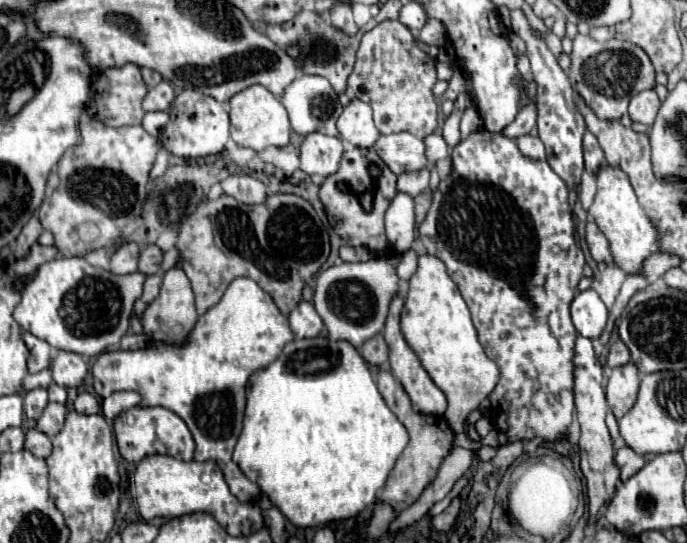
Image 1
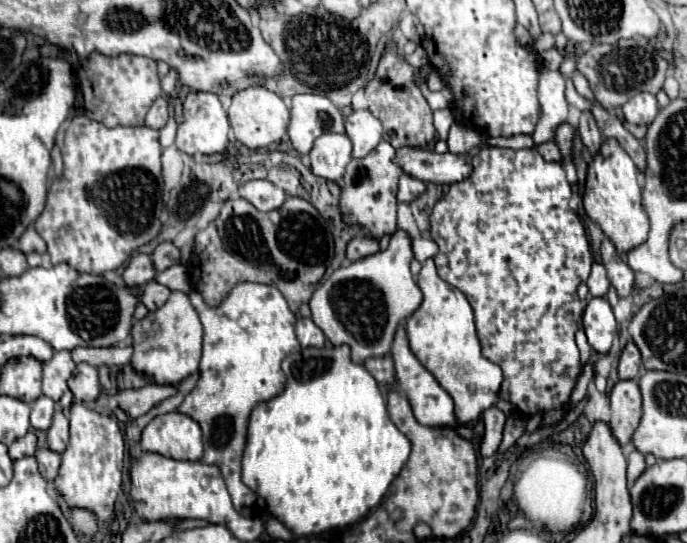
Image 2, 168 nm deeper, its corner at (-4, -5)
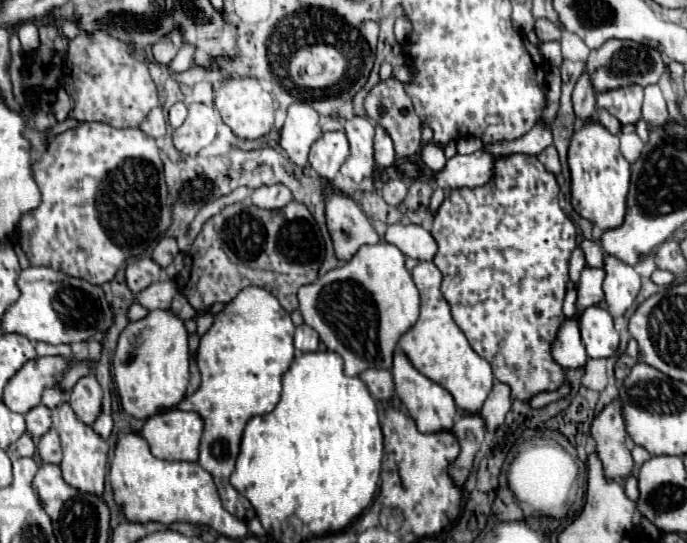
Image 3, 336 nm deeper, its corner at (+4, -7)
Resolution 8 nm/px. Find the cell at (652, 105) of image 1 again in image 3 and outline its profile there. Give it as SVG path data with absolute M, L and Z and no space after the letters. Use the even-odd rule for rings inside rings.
M626 85L610 91L602 91L596 95L596 107L606 109L622 125L636 123L642 117L642 99L644 89L640 85Z

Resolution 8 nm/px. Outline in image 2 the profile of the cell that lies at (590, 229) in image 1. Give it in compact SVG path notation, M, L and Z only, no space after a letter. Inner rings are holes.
M602 239L600 255L602 255L602 265L608 271L608 279L610 279L610 283L618 291L618 297L632 295L632 289L634 289L634 271L622 261L622 257L616 253L614 243L610 239Z

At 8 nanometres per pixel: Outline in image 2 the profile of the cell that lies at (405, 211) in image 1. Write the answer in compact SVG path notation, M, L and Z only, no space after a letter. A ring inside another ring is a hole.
M396 229L386 251L336 269L314 291L310 299L312 321L316 321L332 345L350 345L352 361L364 363L368 357L386 355L390 351L396 325L412 315L420 305L422 293L410 273L412 259L410 233L406 229Z

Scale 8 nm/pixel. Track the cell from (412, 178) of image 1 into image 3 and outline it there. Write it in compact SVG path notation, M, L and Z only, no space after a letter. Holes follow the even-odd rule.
M400 177L398 179L390 179L390 181L386 181L382 185L382 197L384 197L384 201L388 205L400 205L404 201L404 197L406 197L406 191L408 191L406 181L400 179Z

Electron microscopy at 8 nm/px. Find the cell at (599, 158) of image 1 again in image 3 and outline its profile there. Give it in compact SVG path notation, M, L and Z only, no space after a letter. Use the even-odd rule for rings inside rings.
M584 71L574 87L572 93L572 103L574 103L574 111L582 121L590 121L592 113L596 109L596 91L592 87L590 75Z

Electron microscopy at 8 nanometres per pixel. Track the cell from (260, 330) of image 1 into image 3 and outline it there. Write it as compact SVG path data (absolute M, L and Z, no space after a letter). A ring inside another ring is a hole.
M246 287L216 315L214 325L200 339L198 367L202 383L176 409L196 411L204 419L204 437L200 443L198 465L208 471L216 483L224 509L248 523L256 517L252 503L230 485L230 475L240 451L240 439L246 423L256 415L270 413L280 401L282 375L294 359L295 325L278 299L262 287Z

